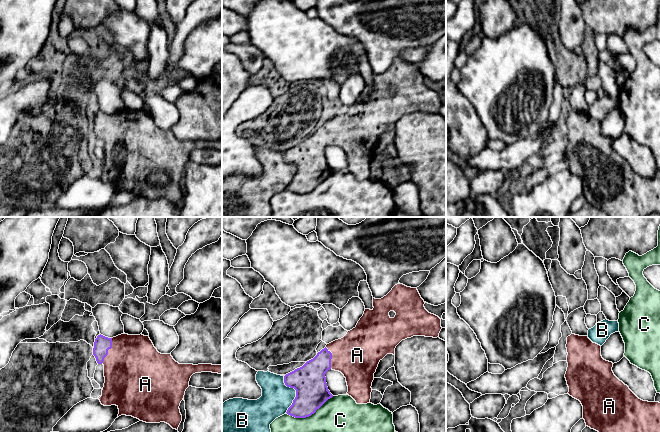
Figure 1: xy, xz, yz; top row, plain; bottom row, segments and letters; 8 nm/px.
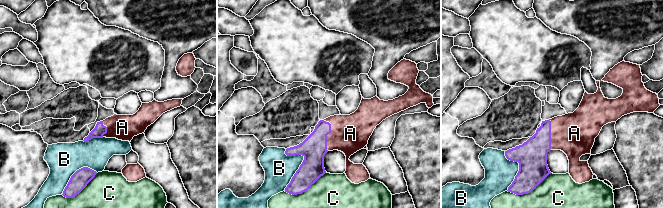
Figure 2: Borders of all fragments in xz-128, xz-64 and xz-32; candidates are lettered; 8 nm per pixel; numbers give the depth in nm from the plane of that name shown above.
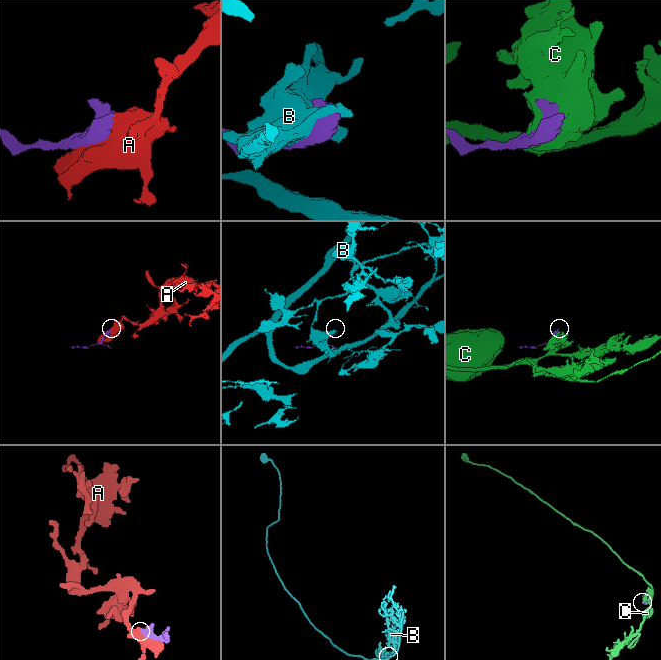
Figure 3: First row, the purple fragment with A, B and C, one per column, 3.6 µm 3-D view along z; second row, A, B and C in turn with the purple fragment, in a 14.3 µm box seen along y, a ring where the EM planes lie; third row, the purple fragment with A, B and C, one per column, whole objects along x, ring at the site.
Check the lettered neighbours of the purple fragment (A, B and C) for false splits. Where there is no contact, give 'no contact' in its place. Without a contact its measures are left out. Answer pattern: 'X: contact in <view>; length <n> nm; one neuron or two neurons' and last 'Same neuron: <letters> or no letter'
A: contact in xy; length 220 nm; one neuron
B: contact in xz; length 300 nm; two neurons
C: contact in xz; length 400 nm; two neurons
Same neuron: A

